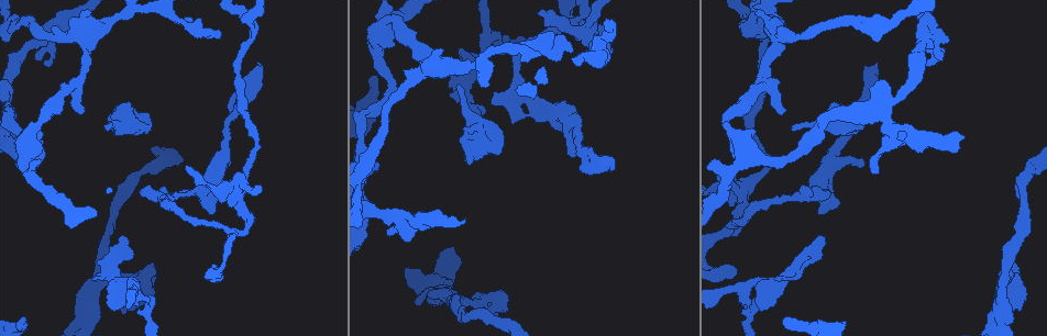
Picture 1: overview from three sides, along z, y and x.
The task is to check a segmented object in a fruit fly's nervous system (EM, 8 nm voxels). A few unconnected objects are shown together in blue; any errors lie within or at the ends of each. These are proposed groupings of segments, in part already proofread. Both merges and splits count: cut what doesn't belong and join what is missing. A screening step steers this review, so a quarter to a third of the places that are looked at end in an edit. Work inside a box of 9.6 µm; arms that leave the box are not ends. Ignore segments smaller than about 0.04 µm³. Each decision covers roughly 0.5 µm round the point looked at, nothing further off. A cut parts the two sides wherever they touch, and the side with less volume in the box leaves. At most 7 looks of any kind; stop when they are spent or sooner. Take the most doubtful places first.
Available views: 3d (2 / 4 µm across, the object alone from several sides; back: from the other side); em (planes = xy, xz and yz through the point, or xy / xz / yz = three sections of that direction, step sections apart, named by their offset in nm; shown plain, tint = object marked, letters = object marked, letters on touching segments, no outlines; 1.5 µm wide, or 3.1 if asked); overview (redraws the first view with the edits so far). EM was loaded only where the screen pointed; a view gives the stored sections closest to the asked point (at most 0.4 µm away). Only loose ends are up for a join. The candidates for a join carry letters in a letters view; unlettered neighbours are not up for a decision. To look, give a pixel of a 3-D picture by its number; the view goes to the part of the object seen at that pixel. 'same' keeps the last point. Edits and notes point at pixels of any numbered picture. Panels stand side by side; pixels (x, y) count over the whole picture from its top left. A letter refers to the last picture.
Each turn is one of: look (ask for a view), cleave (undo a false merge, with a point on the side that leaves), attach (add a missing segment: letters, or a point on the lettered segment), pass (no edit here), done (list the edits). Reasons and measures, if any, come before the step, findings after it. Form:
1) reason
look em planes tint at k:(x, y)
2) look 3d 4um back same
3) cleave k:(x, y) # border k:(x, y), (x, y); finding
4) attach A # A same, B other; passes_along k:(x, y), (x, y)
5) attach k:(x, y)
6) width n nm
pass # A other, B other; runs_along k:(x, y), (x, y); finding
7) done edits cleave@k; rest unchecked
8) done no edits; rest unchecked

branch stops here
look em planes letters at 1:(791, 130)

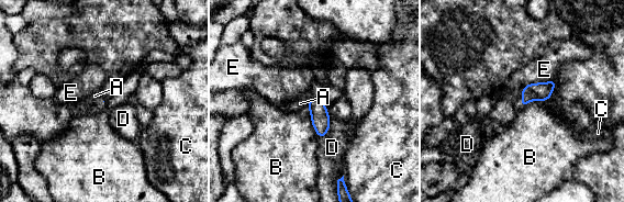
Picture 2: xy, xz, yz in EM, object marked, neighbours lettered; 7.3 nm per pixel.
attach 2:(300, 103) # A same, B other, C other, D other, E other; passes_along 2:(320, 118), (309, 102), (300, 103); it goes on there

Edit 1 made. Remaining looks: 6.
see it whole again
look overview

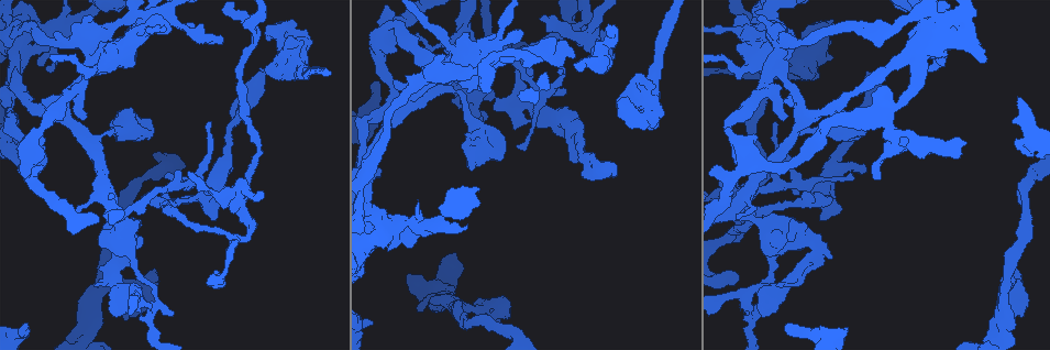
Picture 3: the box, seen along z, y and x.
branch stops here
look em planes letters at 3:(373, 82)

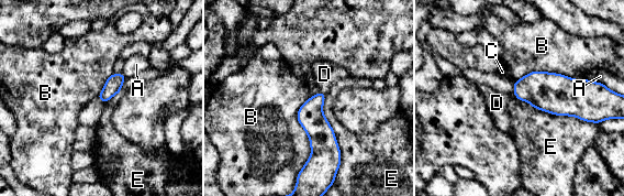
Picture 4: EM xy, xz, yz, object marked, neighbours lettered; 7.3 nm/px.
longest_contact B 600 nm
pass # A other, B other, C other, D other, E other; no lettered segment goes on from it

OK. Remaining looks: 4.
done edits attach@2; rest unchecked

